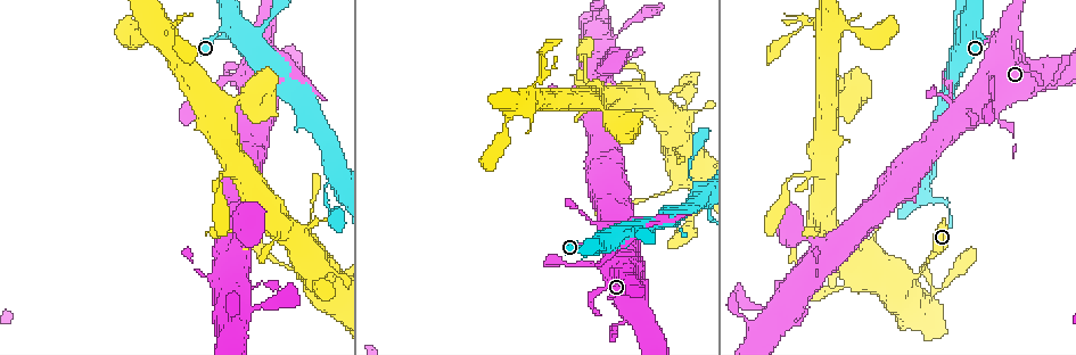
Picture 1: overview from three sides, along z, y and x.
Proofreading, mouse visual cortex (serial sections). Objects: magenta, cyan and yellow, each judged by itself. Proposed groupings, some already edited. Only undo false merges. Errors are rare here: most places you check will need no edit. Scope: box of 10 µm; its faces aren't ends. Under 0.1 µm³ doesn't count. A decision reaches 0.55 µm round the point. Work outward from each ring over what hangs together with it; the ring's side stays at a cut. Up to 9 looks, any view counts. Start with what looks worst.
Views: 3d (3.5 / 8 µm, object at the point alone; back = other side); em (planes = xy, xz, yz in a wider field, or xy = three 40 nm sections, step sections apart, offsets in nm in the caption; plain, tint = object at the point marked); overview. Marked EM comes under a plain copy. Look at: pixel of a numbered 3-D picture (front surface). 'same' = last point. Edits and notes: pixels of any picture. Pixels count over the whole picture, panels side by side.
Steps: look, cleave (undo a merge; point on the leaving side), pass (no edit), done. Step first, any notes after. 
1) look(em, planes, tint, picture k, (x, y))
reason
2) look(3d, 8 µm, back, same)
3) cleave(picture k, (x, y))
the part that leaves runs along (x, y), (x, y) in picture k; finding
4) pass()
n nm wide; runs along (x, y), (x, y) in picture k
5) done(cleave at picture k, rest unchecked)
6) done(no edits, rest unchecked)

look(3d, 3.5 µm, back, picture 1, (886, 277))
abrupt turn

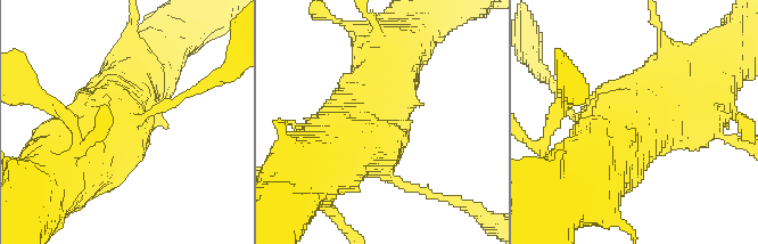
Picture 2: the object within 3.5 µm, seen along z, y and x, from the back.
look(em, xy, step 1, tint, picture 2, (363, 110))

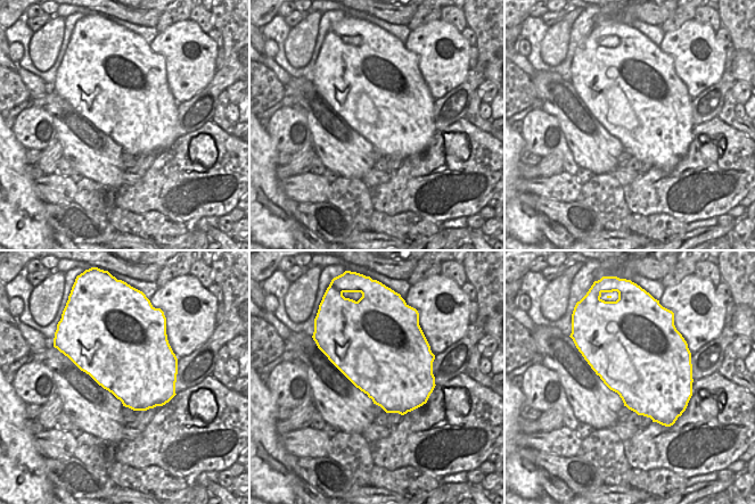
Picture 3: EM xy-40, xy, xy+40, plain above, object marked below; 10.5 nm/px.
pass()
900 nm wide; runs along (599, 120), (649, 123), (718, 81) in picture 2; all the same cell

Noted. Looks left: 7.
look(em, xy, step 3, tint, picture 1, (609, 44))
abrupt turn

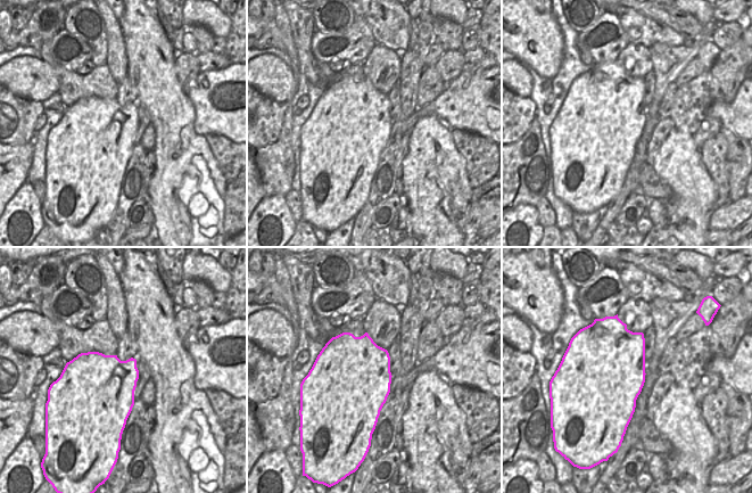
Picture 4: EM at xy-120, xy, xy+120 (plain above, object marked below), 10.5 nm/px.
look(3d, 3.5 µm, same)
see where the arms go

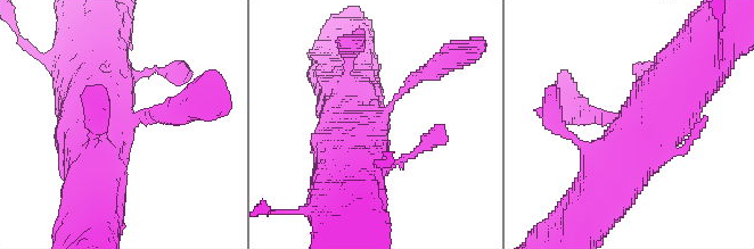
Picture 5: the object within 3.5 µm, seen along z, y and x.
pass()
800 nm wide; runs along (701, 60), (654, 113), (605, 187) in picture 5; all the same cell

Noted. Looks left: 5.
look(3d, 3.5 µm, picture 1, (646, 88))

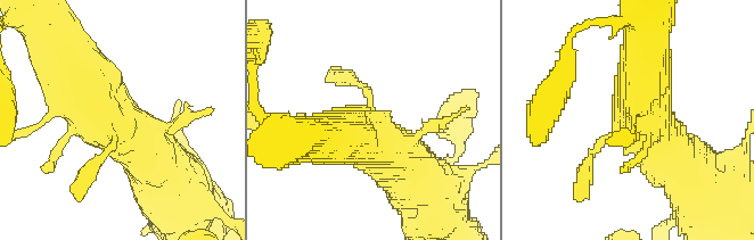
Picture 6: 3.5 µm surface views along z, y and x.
look(em, xy, step 5, tint, picture 6, (114, 133))
shape alone is not enough

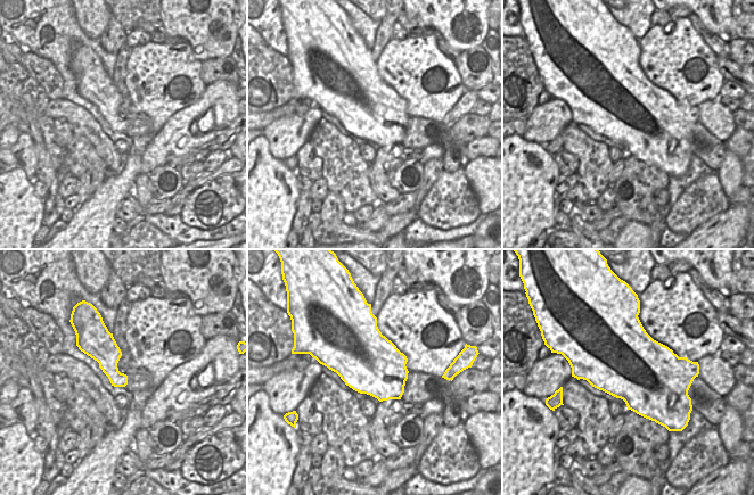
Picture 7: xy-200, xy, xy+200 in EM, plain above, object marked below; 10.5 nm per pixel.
look(em, planes, tint, same)

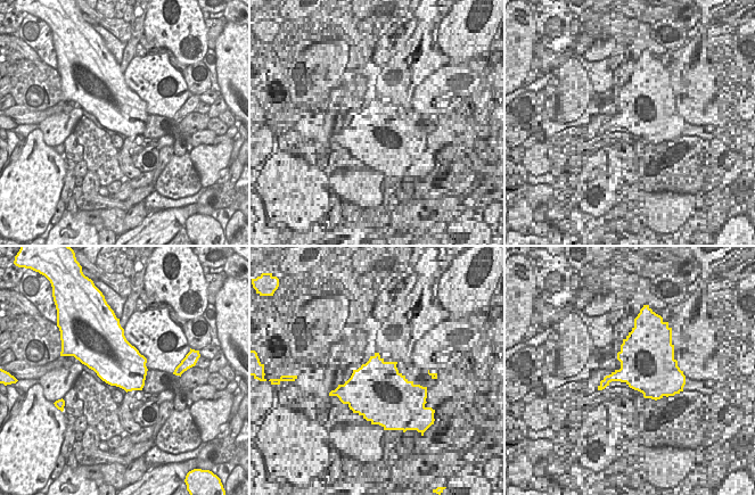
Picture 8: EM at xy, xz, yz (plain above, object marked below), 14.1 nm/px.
pass()
runs along (136, 143), (98, 112), (41, 24) in picture 6; one cell here

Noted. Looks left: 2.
look(3d, 8 µm, back, picture 1, (950, 90))
abrupt turn

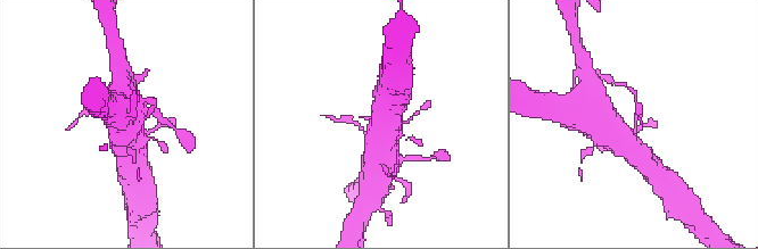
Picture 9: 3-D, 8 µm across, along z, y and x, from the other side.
look(em, xy, step 2, tint, same)

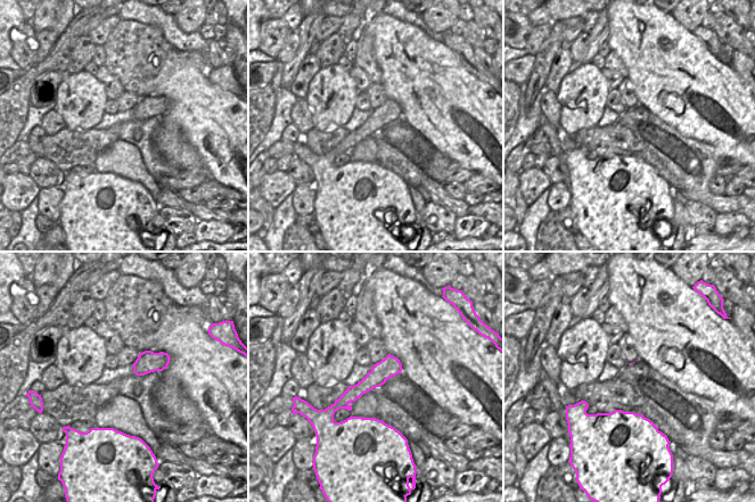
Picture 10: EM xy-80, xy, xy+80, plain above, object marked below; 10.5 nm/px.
cleave(picture 9, (348, 119))
220 nm wide; a second cell is stuck on

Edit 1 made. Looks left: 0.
done(cleave at picture 9, rest unchecked)

